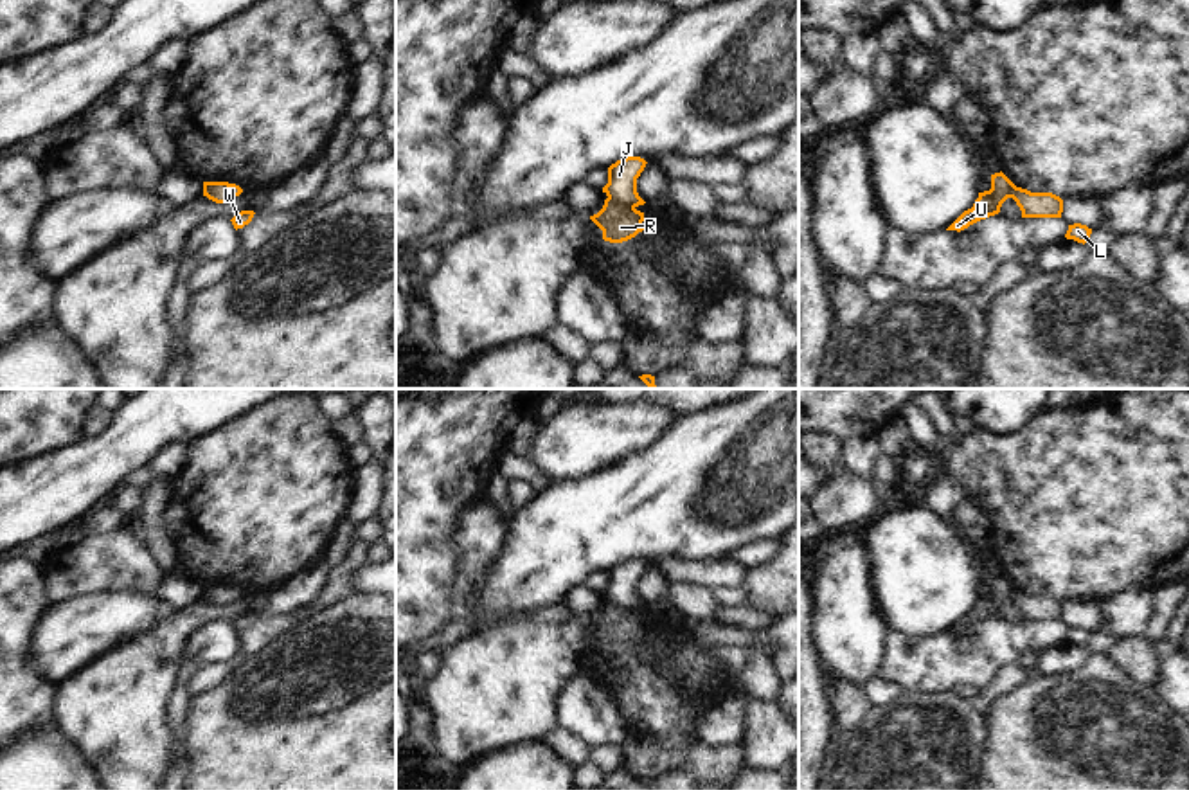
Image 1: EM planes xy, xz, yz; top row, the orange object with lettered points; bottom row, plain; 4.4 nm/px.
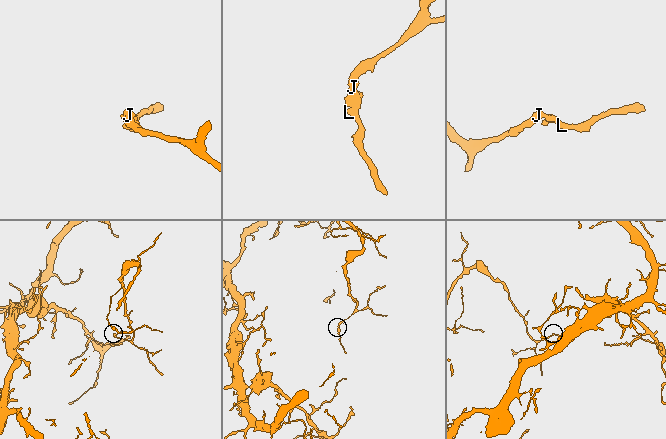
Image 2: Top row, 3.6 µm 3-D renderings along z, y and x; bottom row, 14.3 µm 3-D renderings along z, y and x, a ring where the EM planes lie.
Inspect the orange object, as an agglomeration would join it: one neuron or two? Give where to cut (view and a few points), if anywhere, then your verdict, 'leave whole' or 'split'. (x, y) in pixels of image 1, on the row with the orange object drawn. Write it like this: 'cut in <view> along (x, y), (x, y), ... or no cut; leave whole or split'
cut in xz along (608, 197), (634, 207); split

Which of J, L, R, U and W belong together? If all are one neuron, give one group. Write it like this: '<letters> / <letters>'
J U / L R W

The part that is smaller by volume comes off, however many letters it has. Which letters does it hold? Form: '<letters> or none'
L, R, W

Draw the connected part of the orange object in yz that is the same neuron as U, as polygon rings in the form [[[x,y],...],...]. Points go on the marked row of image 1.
[[[1000,171],[991,175],[991,189],[979,193],[973,207],[964,211],[946,230],[964,230],[970,225],[1000,212],[1002,203],[1013,198],[1015,184]]]

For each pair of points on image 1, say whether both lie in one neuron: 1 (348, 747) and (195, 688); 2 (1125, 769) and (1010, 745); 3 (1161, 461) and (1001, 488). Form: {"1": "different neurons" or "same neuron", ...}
{"1": "different neurons", "2": "same neuron", "3": "same neuron"}

